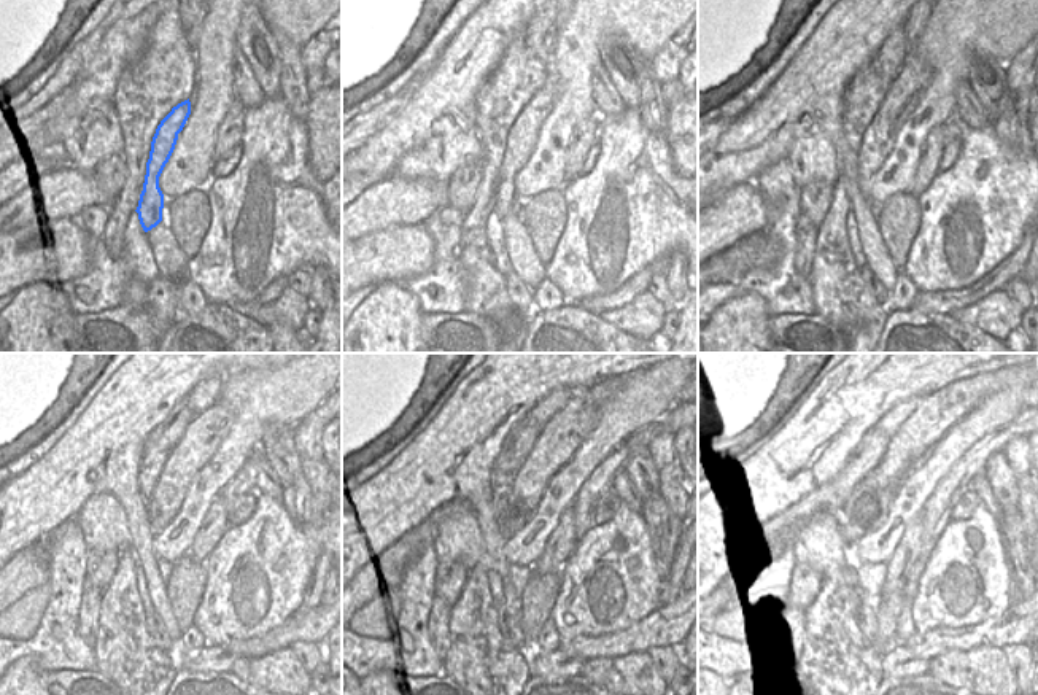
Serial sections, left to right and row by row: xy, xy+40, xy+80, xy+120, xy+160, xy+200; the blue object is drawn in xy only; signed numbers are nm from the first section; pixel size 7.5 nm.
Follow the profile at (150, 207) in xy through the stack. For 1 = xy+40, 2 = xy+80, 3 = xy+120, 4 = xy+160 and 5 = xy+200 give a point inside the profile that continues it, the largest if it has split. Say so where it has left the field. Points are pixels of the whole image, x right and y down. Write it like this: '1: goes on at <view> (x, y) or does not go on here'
1: goes on at xy+40 (522, 139)
2: goes on at xy+80 (905, 94)
3: goes on at xy+120 (193, 452)
4: goes on at xy+160 (550, 452)
5: goes on at xy+200 (903, 450)

